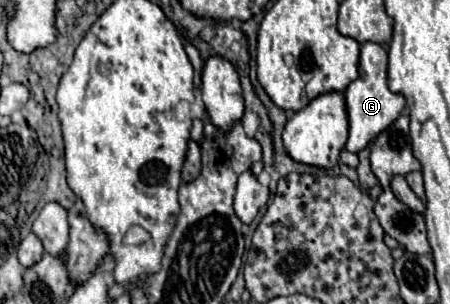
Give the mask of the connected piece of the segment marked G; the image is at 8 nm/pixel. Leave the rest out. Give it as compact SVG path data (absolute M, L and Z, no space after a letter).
M365 42L361 46L359 78L345 90L345 104L349 118L349 140L345 148L355 154L371 144L379 132L387 130L399 118L401 110L405 108L405 98L401 94L393 94L387 88L387 50L381 44Z

